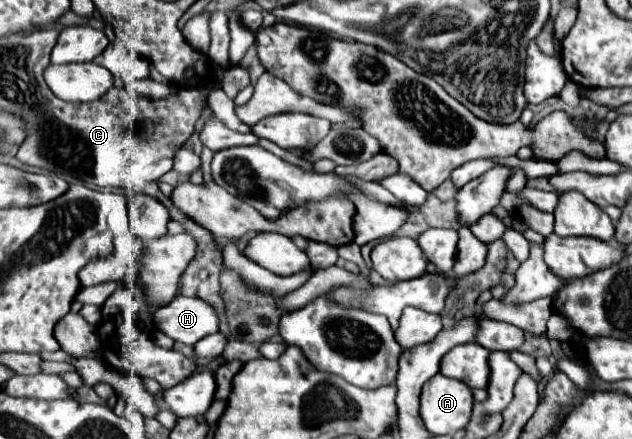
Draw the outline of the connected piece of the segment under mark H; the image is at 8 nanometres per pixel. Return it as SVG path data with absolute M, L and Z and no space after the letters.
M176 296L170 304L158 308L154 324L176 342L196 344L200 338L218 332L220 320L214 306L208 302L200 298Z

